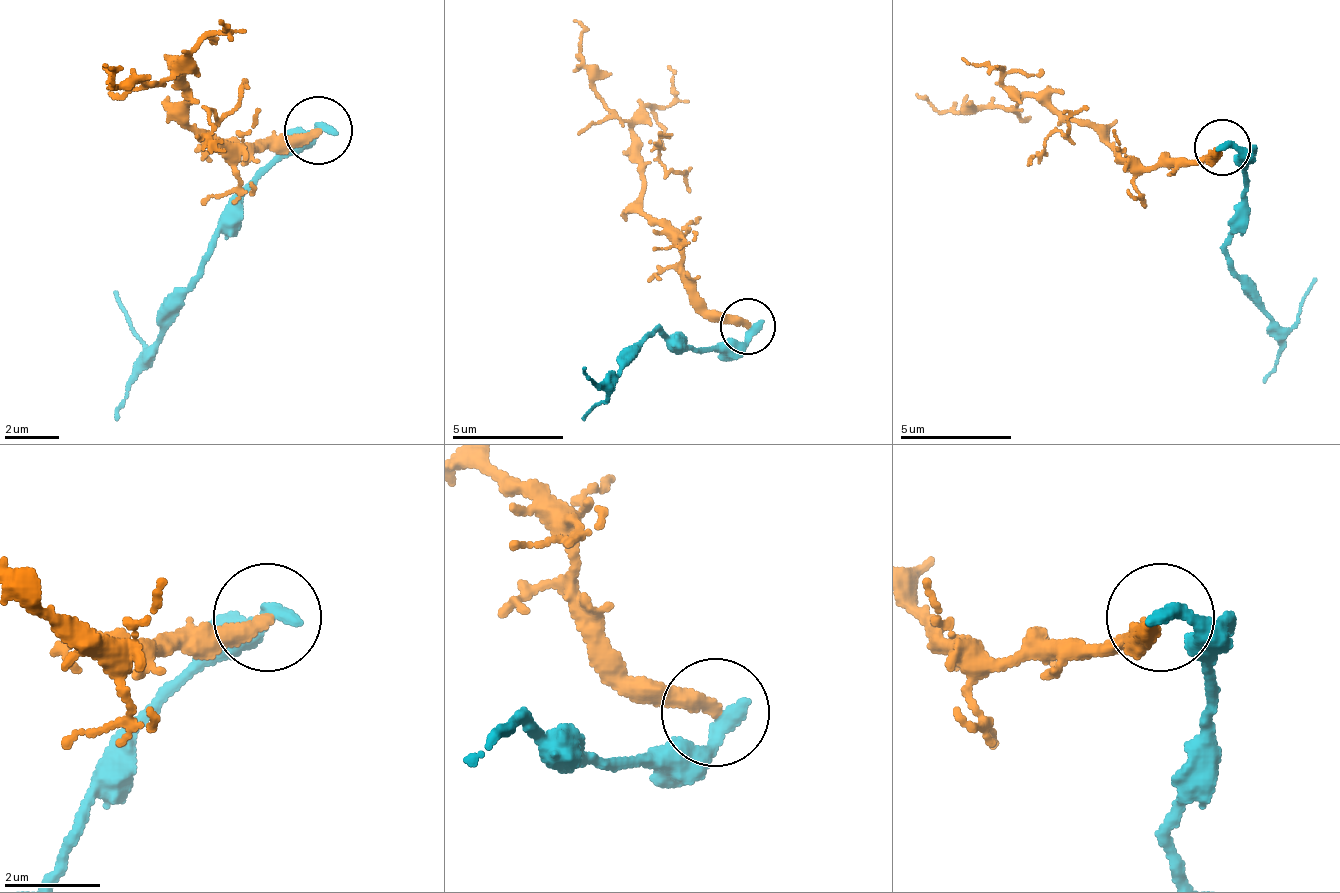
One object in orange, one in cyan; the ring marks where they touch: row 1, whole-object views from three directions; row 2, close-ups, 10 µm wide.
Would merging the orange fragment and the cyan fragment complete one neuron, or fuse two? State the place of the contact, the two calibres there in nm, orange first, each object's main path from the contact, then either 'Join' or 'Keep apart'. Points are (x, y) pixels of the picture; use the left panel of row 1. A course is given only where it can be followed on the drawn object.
Place: (318, 130). Thickness 320 nm (orange) against 360 nm. Course of orange: (316, 132), (221, 152), (186, 118), (186, 97), (173, 70), (125, 84), (111, 84), (104, 63). Course of cyan: (323, 132), (282, 159), (241, 200), (152, 350), (111, 289). Keep apart

